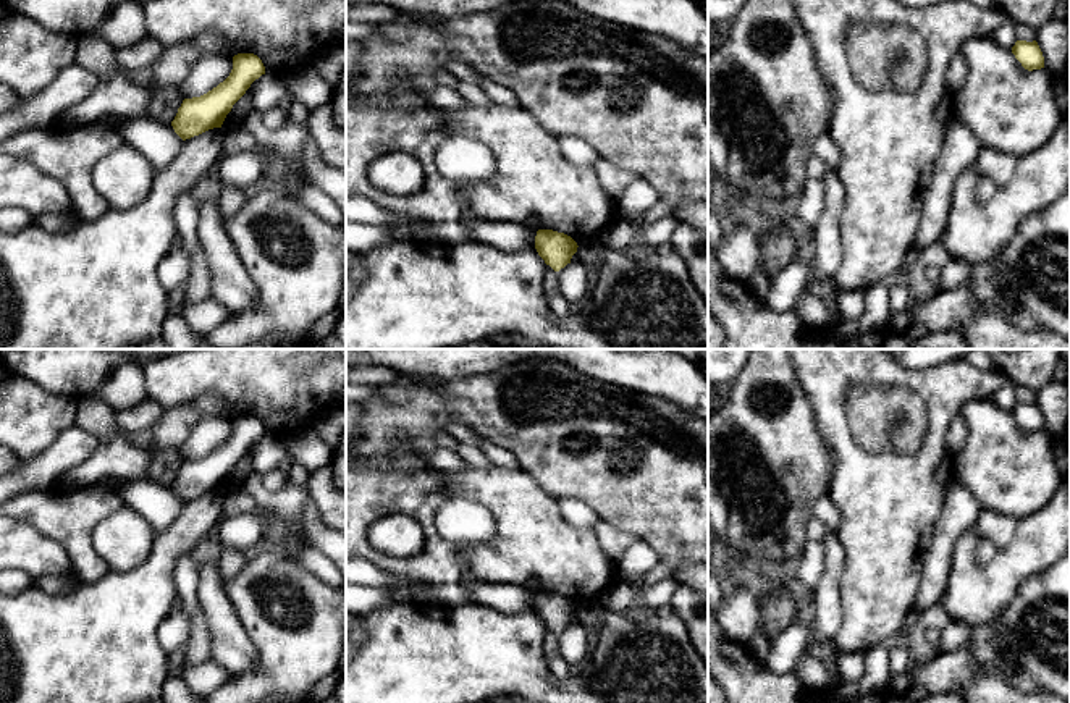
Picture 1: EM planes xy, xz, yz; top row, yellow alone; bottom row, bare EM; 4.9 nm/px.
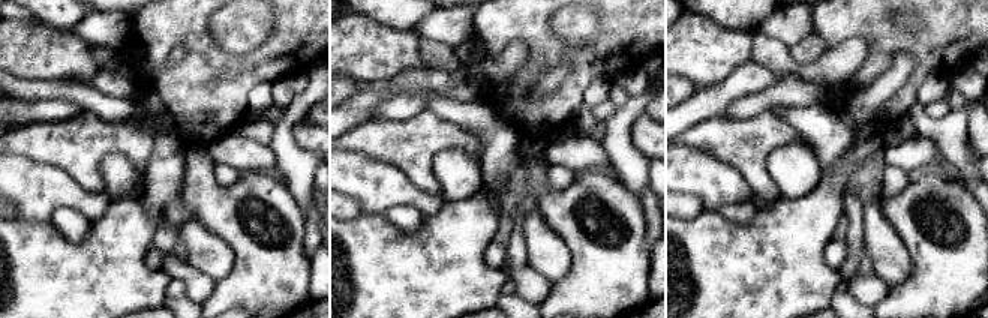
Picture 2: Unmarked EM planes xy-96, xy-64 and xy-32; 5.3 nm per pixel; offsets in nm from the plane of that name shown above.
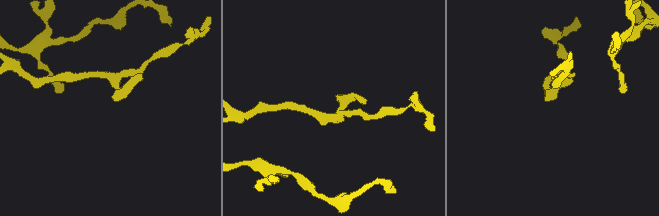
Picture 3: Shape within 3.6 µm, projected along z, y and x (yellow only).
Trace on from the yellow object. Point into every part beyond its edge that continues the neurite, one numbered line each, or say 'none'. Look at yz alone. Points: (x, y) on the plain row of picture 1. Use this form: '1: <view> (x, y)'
none

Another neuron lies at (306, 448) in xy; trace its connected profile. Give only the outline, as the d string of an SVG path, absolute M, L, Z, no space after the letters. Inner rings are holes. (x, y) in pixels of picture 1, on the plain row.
M309 427L284 438L288 454L309 474L333 461L333 449Z

